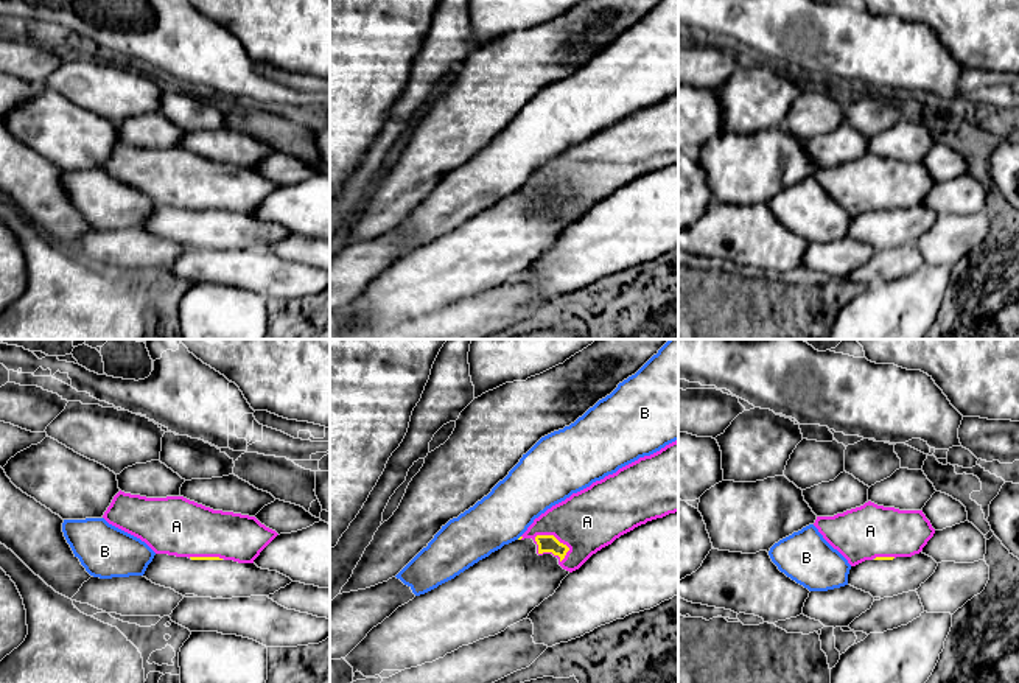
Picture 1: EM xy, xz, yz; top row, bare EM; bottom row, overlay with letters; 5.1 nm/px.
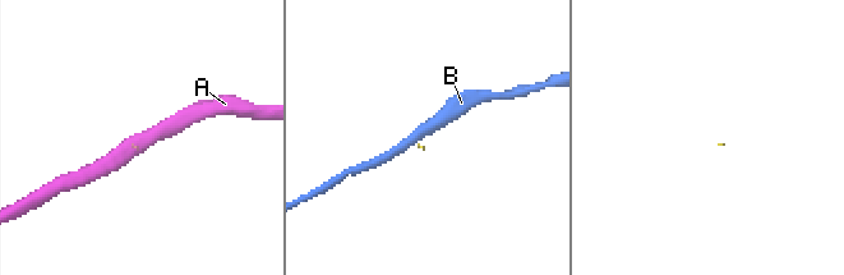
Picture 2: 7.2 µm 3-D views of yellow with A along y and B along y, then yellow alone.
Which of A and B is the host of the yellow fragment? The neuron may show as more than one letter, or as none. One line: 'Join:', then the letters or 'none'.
Join: none

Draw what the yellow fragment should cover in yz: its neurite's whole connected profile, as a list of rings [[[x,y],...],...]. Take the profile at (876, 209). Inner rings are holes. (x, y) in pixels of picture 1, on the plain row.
[[[923,204],[912,208],[876,208],[851,218],[848,236],[873,249],[893,249],[918,241],[937,218],[938,215]]]

